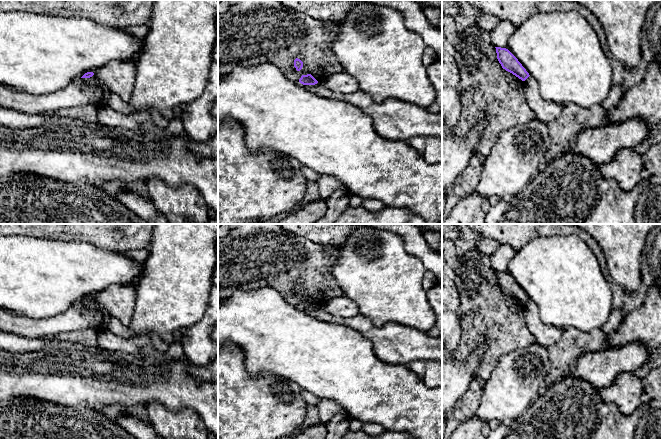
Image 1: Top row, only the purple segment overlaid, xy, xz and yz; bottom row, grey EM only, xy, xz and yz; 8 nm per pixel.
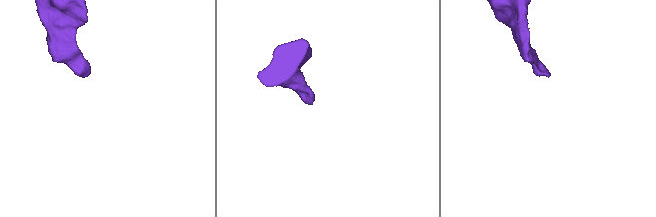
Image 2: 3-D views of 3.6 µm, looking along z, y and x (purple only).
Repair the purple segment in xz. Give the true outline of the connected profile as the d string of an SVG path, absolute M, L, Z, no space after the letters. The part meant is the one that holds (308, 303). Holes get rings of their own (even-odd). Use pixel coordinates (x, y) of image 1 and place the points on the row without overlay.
M311 298L302 299L299 306L303 309L315 309L318 307L318 305Z

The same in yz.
M495 271L497 283L502 292L512 297L522 305L525 305L530 299L518 283L506 272Z

